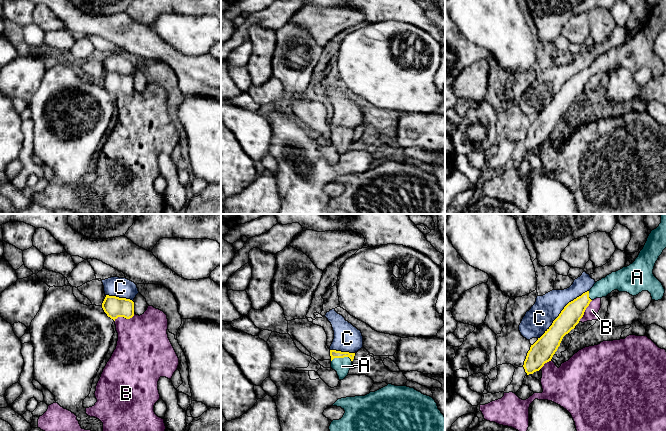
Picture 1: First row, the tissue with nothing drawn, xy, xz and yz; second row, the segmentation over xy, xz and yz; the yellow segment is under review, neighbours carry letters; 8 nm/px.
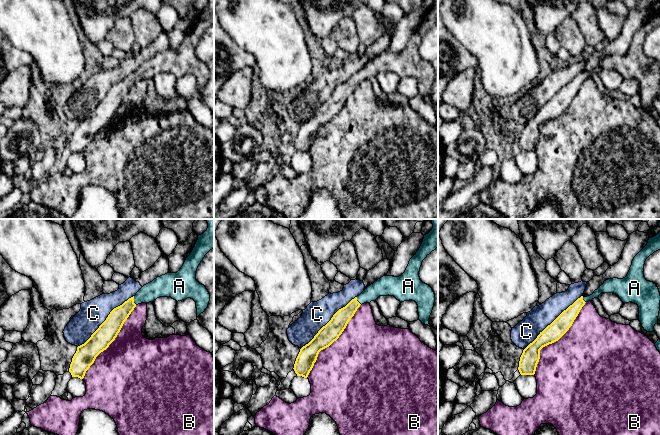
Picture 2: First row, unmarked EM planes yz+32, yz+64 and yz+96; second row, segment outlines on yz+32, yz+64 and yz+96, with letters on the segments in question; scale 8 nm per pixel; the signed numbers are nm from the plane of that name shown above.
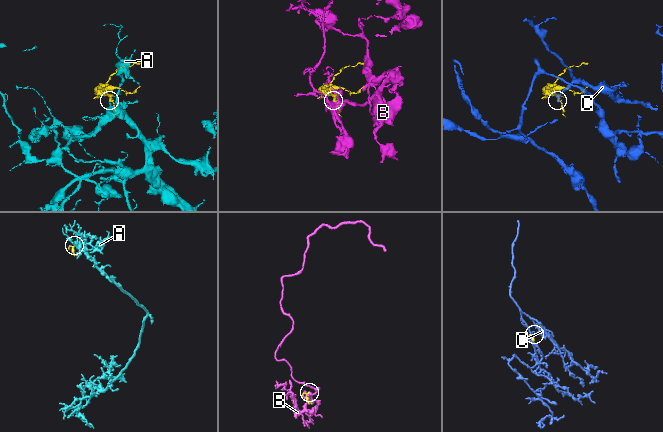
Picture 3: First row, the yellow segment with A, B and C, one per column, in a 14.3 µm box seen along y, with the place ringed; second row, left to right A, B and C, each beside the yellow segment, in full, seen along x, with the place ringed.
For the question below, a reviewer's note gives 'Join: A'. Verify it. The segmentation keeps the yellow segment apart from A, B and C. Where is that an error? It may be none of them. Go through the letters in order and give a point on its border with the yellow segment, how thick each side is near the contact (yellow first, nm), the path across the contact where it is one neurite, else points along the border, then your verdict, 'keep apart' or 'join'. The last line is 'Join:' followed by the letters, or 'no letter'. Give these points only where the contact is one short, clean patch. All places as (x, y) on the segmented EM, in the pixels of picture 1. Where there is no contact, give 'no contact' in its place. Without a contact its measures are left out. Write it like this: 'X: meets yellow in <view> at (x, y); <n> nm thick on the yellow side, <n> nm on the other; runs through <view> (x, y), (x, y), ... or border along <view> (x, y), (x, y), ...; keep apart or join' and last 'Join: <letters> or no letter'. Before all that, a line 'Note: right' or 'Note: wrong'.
Note: right
A: meets yellow in xz at (341, 357); 60 nm thick on the yellow side, 130 nm on the other; runs through xz (333, 353), (341, 357), (342, 366); join
B: meets yellow in xy at (124, 317); 170 nm thick on the yellow side, 400 nm on the other; keep apart
C: meets yellow in yz at (561, 311); 160 nm thick on the yellow side, 220 nm on the other; keep apart
Join: A

